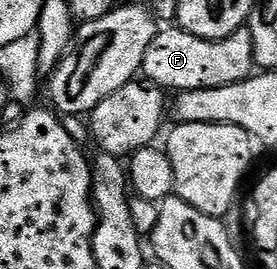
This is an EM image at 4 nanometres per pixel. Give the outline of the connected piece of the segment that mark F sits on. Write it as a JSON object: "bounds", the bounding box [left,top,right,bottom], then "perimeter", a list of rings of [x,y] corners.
{"bounds":[142,26,256,93],"perimeter":[[[168,26],[160,30],[150,42],[145,54],[142,76],[145,81],[158,88],[178,93],[214,86],[230,86],[234,82],[247,80],[256,67],[254,42],[247,27],[239,28],[224,40],[207,40],[185,32],[179,26]]]}

